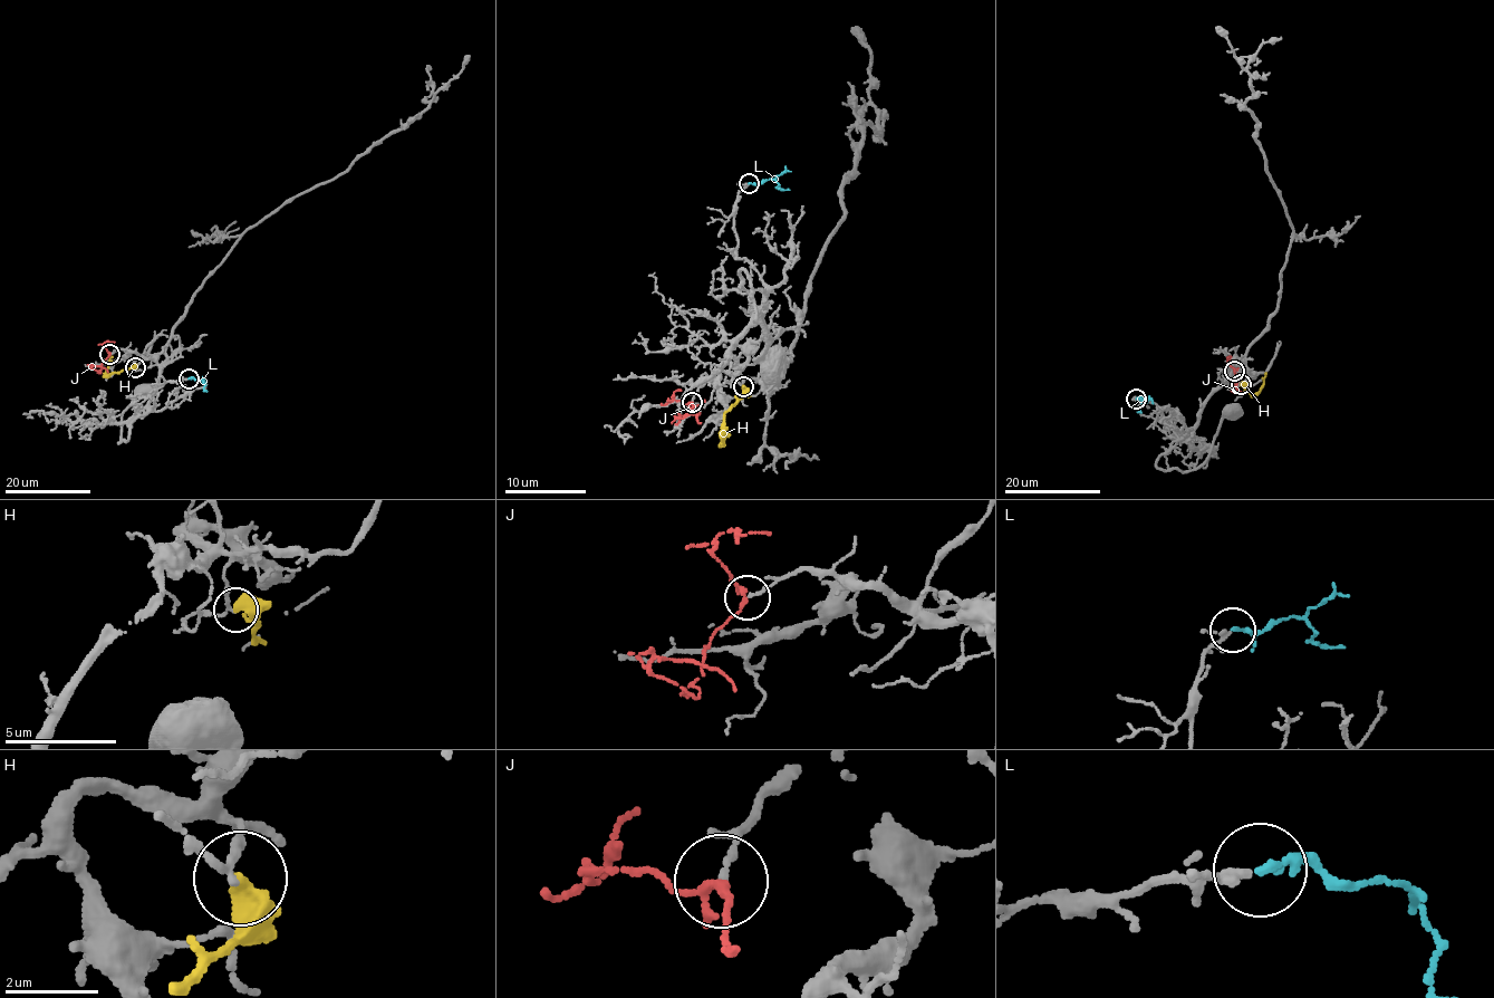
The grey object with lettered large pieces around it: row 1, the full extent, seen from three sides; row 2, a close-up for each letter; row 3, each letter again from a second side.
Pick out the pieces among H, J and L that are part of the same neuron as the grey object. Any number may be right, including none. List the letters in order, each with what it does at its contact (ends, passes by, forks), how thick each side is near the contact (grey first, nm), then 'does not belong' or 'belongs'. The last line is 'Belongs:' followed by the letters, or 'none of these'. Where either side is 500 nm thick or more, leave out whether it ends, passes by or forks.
H: 140/550 nm | does not belong
J: it passes by | 130/170 nm | belongs
L: it ends | 130/160 nm | belongs
Belongs: J, L

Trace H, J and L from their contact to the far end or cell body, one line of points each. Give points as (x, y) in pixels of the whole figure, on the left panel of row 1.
H: (135, 367), (107, 375), (113, 356)
J: (111, 354), (99, 372), (92, 367), (100, 366), (107, 372)
L: (189, 378), (201, 380), (208, 391)

